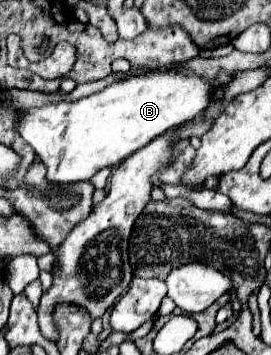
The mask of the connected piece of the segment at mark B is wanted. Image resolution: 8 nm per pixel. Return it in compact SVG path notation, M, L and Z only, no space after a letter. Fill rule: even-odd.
M161 69L147 71L143 75L129 75L127 79L75 103L27 109L17 131L43 159L43 165L47 167L47 181L91 181L91 177L103 167L111 169L119 165L125 157L143 149L157 135L197 117L197 113L201 113L201 109L209 103L213 87L225 85L229 77L233 77L233 73L219 73L217 81L207 81L199 75Z

